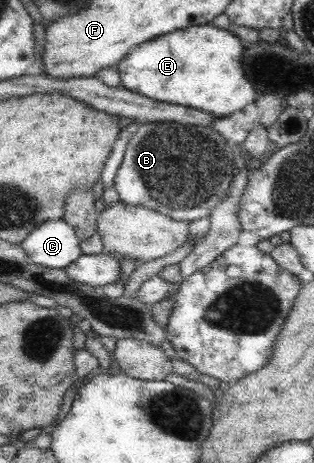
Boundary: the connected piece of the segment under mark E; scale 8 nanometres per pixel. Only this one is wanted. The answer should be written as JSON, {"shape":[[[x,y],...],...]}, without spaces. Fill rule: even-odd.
{"shape":[[[210,24],[189,26],[140,43],[118,63],[118,72],[122,79],[121,85],[132,92],[161,103],[179,103],[205,111],[214,117],[225,118],[243,111],[249,103],[257,101],[256,90],[245,76],[242,63],[244,51],[244,44],[230,28],[225,30]]]}

